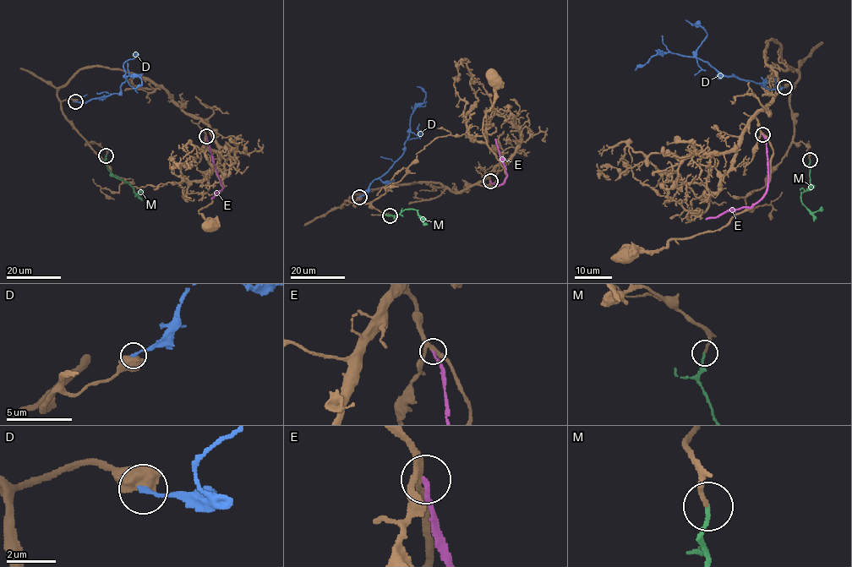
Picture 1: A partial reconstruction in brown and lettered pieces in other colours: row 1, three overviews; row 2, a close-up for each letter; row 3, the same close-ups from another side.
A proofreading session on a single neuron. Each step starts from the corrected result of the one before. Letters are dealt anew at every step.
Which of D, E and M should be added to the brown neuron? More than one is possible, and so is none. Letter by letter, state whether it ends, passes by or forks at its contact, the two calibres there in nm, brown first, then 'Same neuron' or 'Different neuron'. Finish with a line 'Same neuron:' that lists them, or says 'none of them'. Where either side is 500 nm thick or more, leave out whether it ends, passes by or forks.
D: Thickness 750 nm (brown) against 190 nm. Different neuron
E: It ends there. Thickness 240 nm (brown) against 180 nm. Different neuron
M: It ends there. Thickness 170 nm (brown) against 160 nm. Same neuron
Same neuron: M

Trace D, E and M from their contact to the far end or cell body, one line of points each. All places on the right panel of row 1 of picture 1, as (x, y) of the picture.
D: (784, 87), (766, 89), (760, 83), (719, 73), (701, 59), (673, 53), (654, 54), (635, 70)
E: (763, 134), (767, 156), (767, 188), (765, 194), (750, 206), (725, 211), (706, 220)
M: (811, 160), (811, 186), (801, 193), (801, 202), (812, 212), (821, 207)

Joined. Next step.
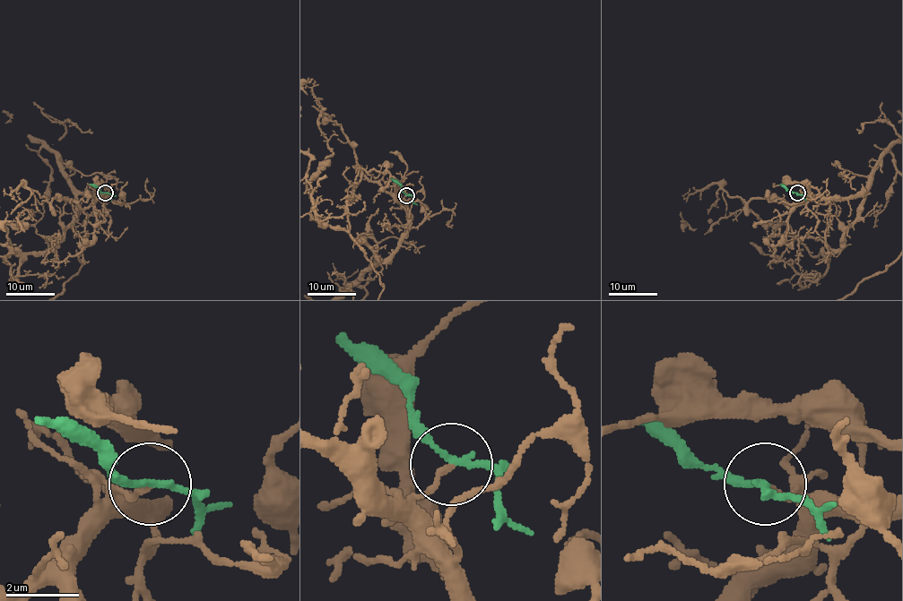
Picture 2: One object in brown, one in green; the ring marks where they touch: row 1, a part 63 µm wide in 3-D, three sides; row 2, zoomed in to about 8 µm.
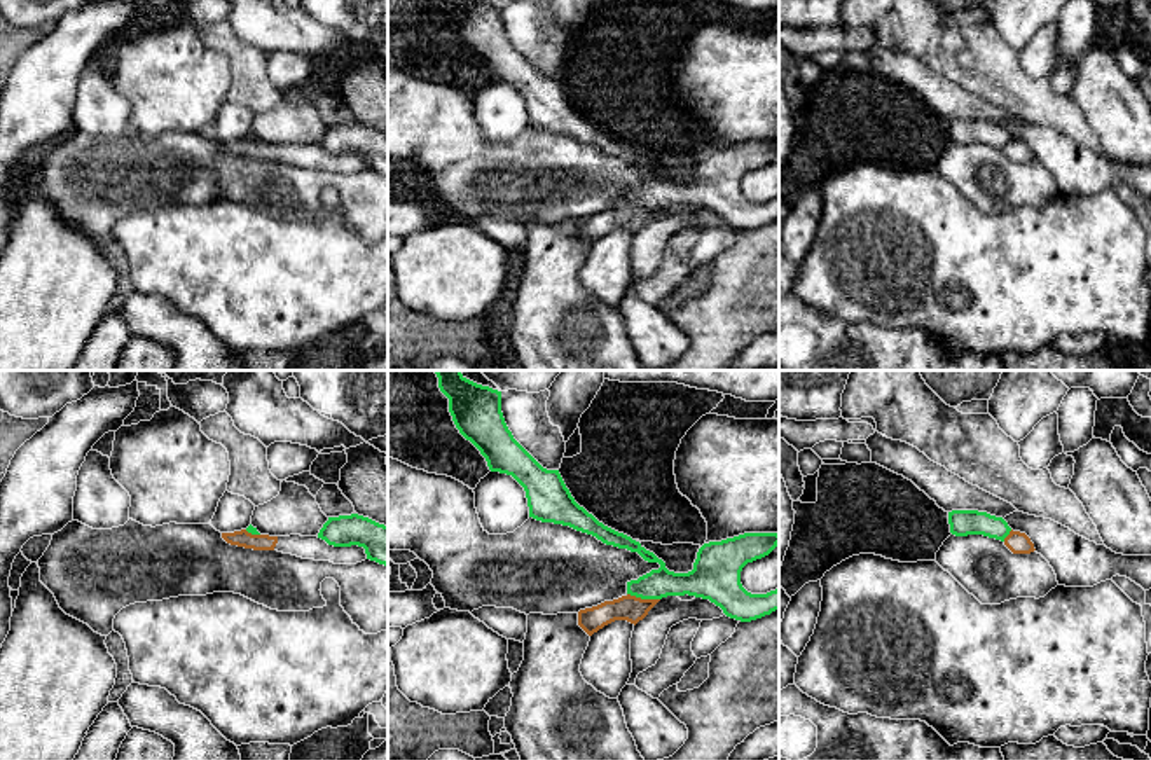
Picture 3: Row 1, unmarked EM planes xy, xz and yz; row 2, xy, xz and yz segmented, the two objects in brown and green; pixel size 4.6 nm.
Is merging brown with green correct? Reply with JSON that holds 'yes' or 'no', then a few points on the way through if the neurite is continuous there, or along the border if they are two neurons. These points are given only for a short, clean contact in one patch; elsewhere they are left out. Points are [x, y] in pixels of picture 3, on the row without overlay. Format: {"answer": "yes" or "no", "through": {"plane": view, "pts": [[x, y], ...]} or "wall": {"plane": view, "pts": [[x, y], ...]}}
{"answer": "no", "wall": {"plane": "xz", "pts": [[627, 201], [638, 207], [659, 208]]}}

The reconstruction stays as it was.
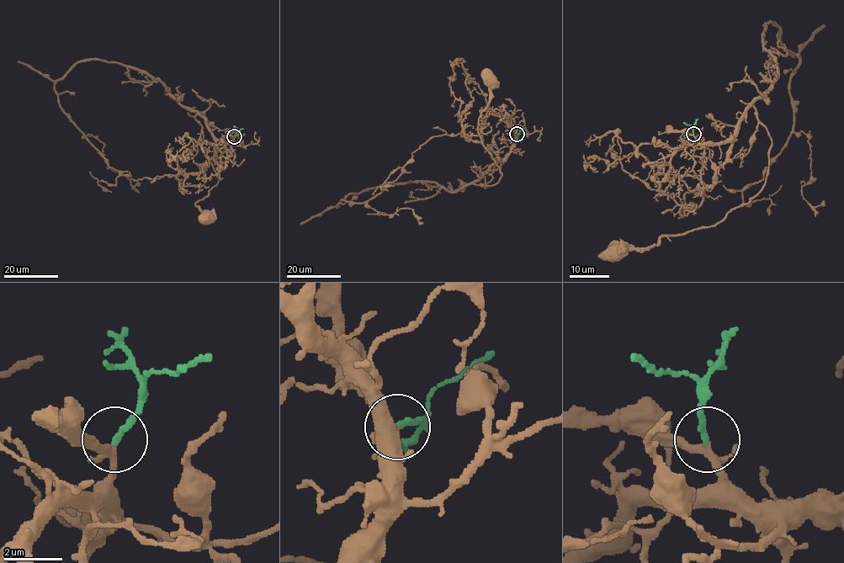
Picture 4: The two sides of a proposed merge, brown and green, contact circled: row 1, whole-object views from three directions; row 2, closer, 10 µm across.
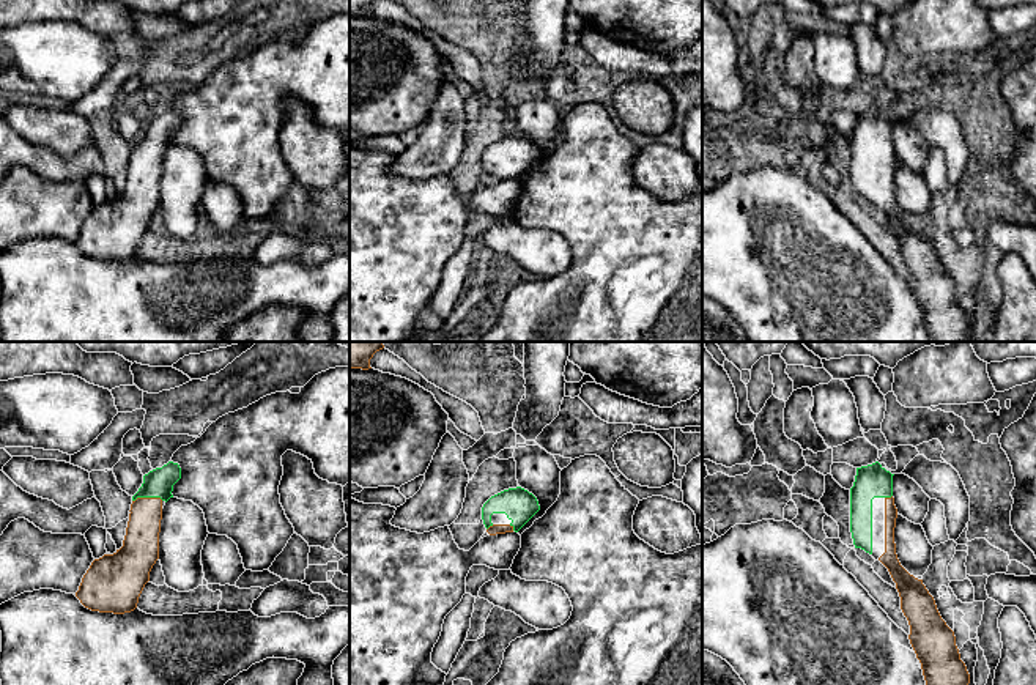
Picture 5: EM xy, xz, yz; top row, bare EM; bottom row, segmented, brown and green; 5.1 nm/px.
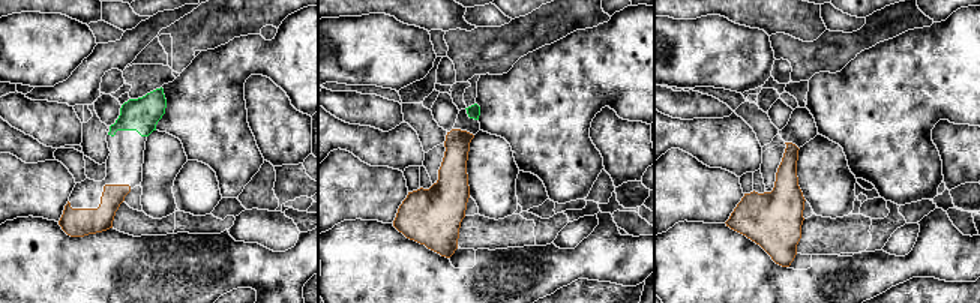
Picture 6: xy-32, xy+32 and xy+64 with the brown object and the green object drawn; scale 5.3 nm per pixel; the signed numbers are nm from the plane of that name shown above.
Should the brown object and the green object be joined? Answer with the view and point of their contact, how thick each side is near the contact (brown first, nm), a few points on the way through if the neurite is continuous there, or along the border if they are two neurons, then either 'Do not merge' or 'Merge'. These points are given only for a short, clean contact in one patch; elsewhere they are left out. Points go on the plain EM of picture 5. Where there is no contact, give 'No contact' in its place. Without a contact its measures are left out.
Touches brown at xy (147, 145). Thickness 190 nm (brown) against 150 nm. Merge

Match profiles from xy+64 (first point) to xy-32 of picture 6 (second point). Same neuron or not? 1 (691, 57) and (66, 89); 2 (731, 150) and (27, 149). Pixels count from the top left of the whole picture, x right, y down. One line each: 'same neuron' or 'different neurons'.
1: different neurons
2: same neuron

